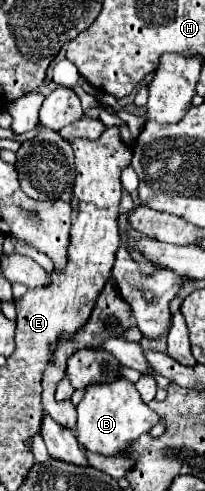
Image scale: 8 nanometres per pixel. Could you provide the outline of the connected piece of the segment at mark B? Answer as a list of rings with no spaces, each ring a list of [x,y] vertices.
[[[118,378],[108,384],[94,384],[86,388],[86,394],[78,404],[76,440],[84,450],[98,452],[102,456],[122,456],[130,444],[156,426],[158,420],[158,414],[142,402],[136,386],[126,378]]]

